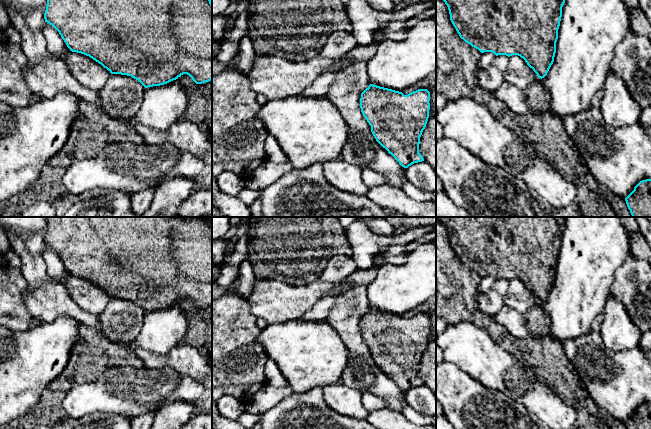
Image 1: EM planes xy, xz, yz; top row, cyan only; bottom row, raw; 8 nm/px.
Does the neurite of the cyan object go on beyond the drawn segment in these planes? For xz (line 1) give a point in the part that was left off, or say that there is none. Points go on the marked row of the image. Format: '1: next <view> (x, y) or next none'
1: next none

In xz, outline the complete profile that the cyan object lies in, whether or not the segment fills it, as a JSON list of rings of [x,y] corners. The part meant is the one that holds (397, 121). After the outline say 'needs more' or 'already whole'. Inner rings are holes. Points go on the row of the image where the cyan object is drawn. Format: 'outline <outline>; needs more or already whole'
outline [[[370,84],[361,93],[361,112],[371,126],[374,138],[404,168],[424,161],[419,153],[419,144],[429,118],[429,100],[430,92],[427,89],[418,89],[404,95],[399,91]]]; already whole

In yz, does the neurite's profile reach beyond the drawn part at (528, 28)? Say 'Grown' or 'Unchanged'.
Unchanged

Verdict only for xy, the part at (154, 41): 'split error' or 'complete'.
complete

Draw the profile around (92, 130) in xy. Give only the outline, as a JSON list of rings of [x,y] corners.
[[[80,101],[67,142],[47,165],[67,168],[97,155],[109,144],[126,141],[144,143],[143,138],[125,121],[111,118],[100,106]]]

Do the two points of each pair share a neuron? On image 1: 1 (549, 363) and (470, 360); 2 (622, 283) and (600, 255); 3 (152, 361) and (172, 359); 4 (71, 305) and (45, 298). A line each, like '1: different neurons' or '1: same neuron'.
1: different neurons
2: different neurons
3: same neuron
4: same neuron

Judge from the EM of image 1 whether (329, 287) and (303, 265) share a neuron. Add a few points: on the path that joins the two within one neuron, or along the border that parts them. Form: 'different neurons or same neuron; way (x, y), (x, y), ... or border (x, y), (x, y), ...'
different neurons; border (318, 278), (306, 284), (295, 285)

